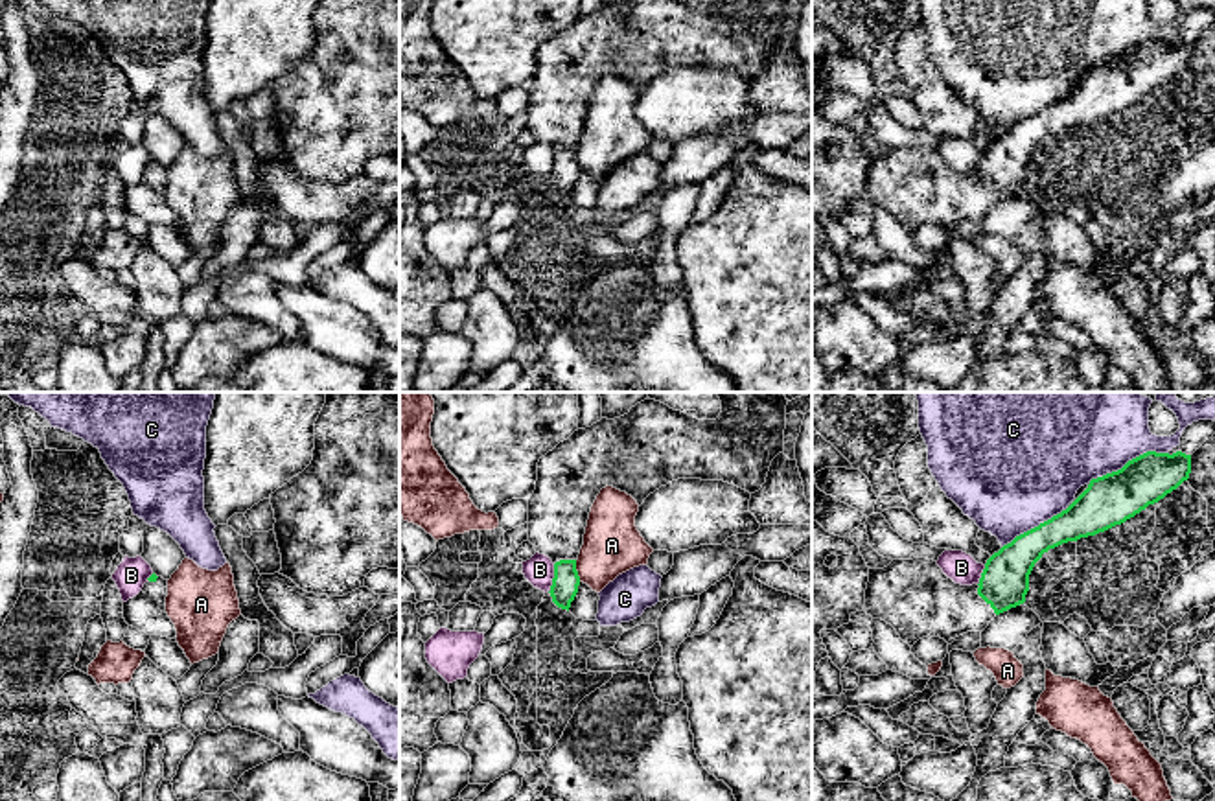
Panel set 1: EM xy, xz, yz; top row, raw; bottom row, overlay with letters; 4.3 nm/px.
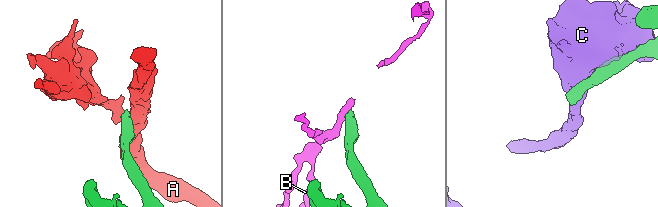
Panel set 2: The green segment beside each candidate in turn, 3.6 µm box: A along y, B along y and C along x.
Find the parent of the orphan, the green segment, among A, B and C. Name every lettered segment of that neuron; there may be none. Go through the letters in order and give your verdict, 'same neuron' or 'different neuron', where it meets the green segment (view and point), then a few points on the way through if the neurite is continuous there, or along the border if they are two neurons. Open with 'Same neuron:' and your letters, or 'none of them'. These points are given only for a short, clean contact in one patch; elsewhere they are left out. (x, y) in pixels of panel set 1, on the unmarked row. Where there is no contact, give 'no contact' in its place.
Same neuron: none of them
A: different neuron; contact xz (577, 159); border xz (575, 148), (580, 168)
B: different neuron; contact xz (553, 166); border xz (555, 151), (549, 179)
C: different neuron; contact yz (1129, 48)

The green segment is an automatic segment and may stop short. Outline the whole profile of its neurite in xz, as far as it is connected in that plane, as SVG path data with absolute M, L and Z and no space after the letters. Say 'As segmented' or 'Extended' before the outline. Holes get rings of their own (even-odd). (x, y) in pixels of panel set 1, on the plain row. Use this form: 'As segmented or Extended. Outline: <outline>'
Extended. Outline: M628 0L574 18L539 46L536 77L528 87L528 129L554 151L552 190L569 199L578 180L576 147L602 75L626 79L639 94L677 66L723 68L755 81L766 70L771 48L784 39L784 17L786 0L720 0L716 7L687 0Z

